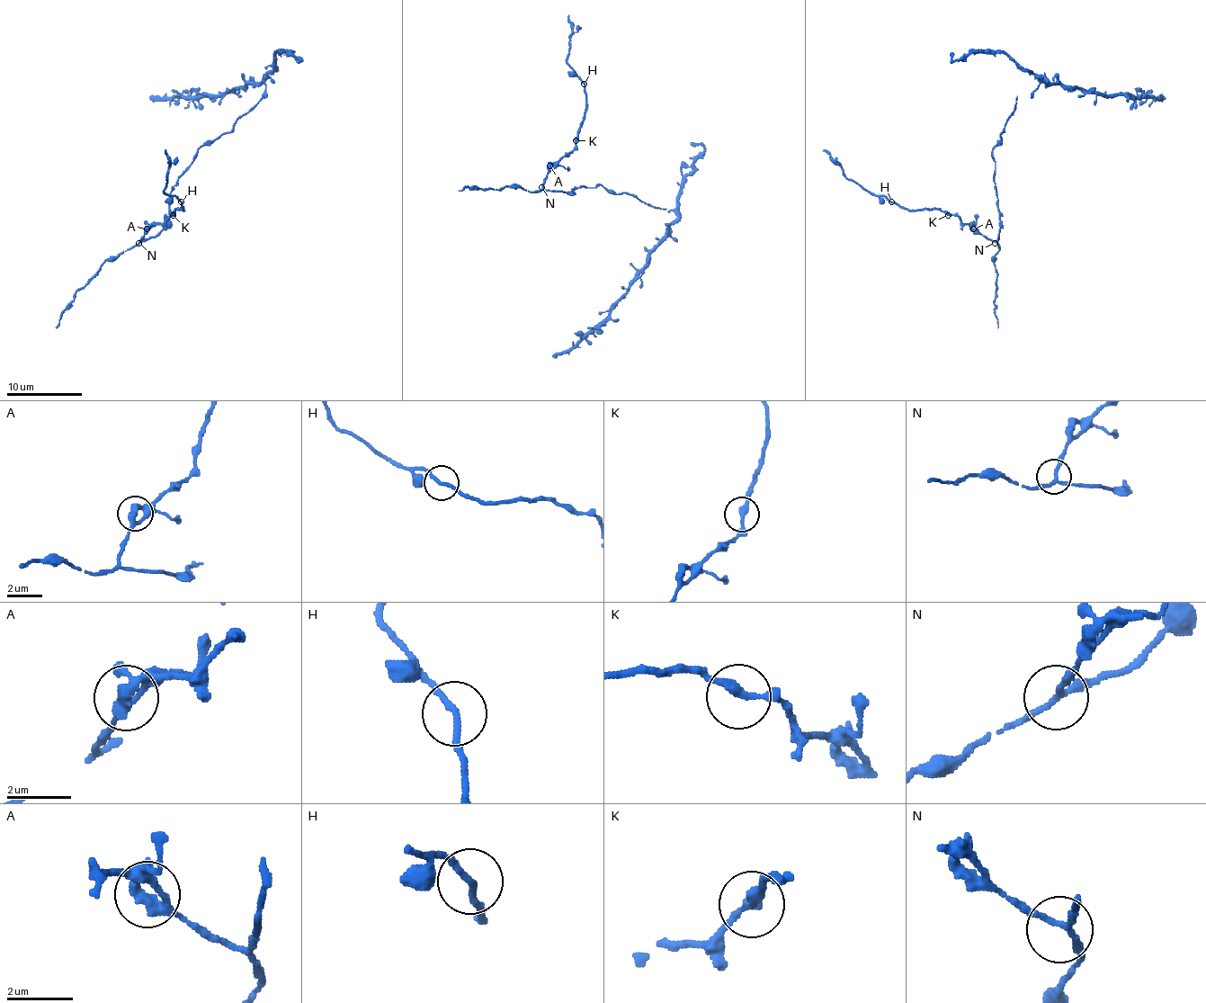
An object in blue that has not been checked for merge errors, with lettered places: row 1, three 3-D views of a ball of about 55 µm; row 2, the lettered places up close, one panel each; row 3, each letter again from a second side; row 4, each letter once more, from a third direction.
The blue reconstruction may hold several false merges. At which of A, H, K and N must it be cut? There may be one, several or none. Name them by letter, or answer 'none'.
none

